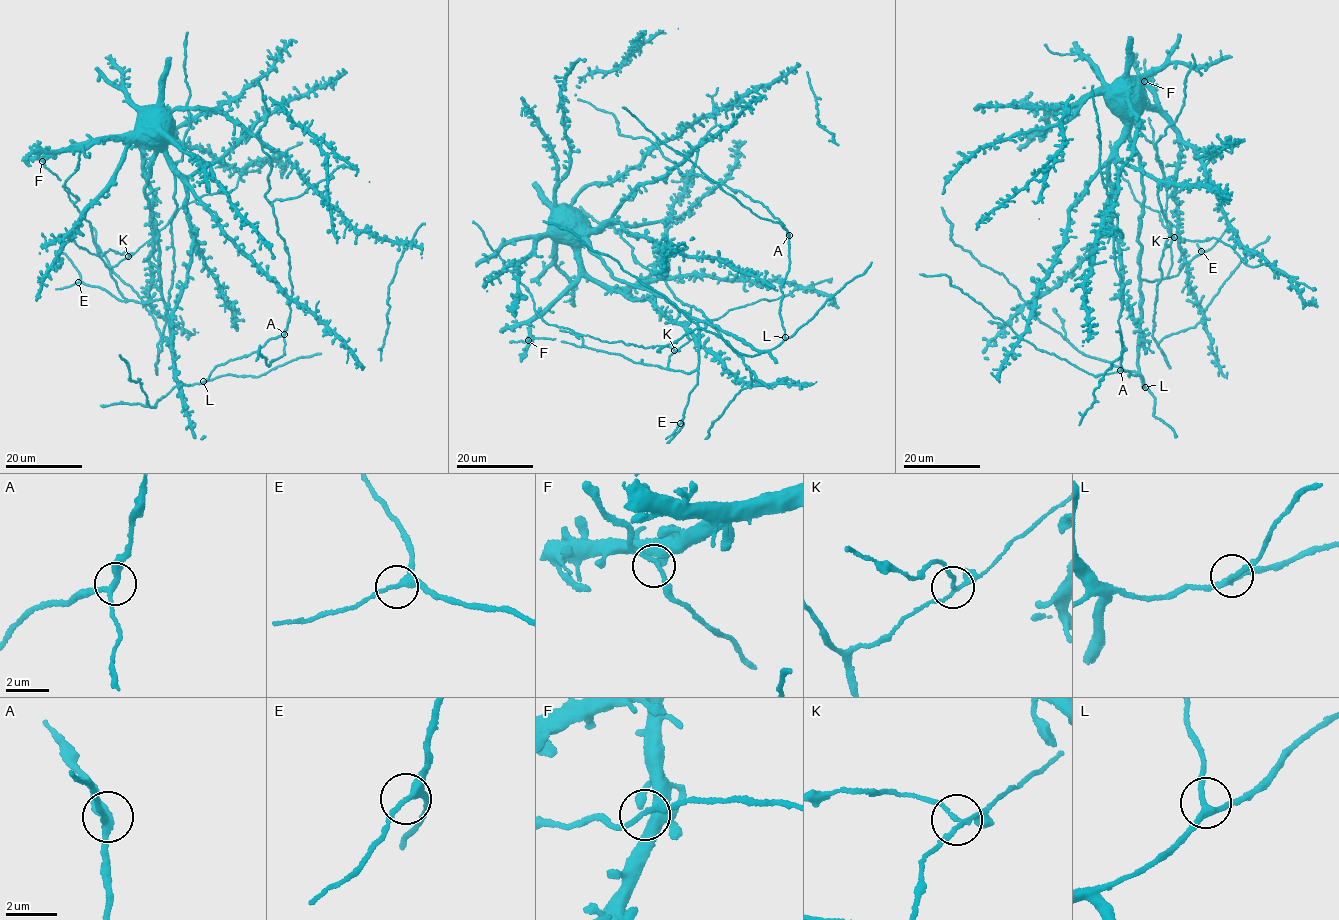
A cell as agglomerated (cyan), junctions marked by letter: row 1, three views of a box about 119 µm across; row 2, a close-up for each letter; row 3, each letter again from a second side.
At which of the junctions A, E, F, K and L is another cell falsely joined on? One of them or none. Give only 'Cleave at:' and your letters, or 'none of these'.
Cleave at: K

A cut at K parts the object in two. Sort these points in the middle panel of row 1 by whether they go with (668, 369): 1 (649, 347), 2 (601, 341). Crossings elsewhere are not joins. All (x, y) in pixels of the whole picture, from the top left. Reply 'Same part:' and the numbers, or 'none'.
Same part: none

